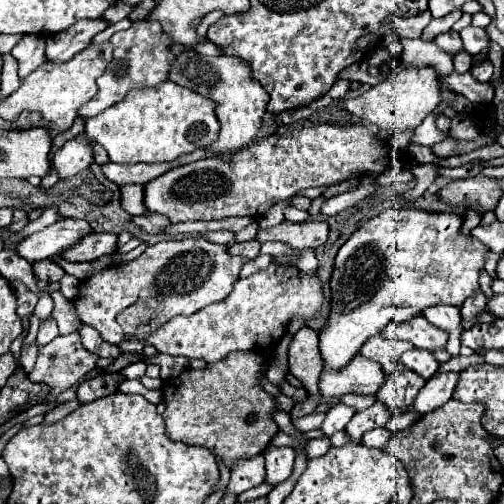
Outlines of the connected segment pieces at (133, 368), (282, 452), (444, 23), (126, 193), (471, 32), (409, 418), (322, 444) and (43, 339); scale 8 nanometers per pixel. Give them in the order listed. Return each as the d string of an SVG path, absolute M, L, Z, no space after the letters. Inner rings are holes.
M138 360L138 362L130 364L130 366L126 366L126 368L122 370L122 374L128 376L128 378L142 378L142 376L146 374L146 362Z
M274 446L264 452L264 458L266 458L266 482L268 484L276 486L290 476L292 464L294 464L294 448Z
M456 10L456 12L450 12L448 16L444 16L444 18L434 18L434 20L430 22L430 26L422 32L422 38L420 38L420 40L424 40L424 42L434 42L434 38L436 38L438 34L448 32L448 30L452 28L452 24L454 24L460 16L462 16L462 12Z
M132 184L132 186L122 186L120 190L122 190L122 206L126 212L130 212L132 216L148 214L144 204L144 186Z
M468 26L468 28L464 28L464 30L460 32L460 36L462 36L462 42L464 42L464 50L470 52L470 54L474 54L474 50L482 52L482 50L488 46L488 42L490 42L486 28Z
M414 410L406 413L393 414L385 428L388 428L392 433L396 433L416 422L420 416L421 414Z
M316 438L316 440L308 442L306 454L308 454L308 458L318 458L318 456L326 454L328 448L330 448L330 440L328 438Z
M54 318L42 320L42 322L40 322L40 330L38 330L38 344L42 344L42 346L44 346L44 344L52 342L56 336L58 336L56 320L54 320Z

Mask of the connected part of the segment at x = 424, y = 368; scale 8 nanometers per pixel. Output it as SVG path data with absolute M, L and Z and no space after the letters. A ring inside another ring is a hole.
M412 348L408 350L404 356L402 356L402 364L410 370L414 370L416 374L420 374L422 378L430 378L436 370L438 370L438 360L434 358L434 354L430 350L418 350L418 348Z

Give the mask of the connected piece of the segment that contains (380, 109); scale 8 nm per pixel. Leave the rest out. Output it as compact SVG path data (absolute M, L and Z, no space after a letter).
M418 66L418 68L404 68L384 82L372 86L368 92L342 102L340 108L380 126L388 128L392 134L400 134L408 128L416 128L442 100L440 90L440 72L434 66Z

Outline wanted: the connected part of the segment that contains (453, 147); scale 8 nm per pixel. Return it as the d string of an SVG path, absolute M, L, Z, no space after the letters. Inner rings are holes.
M448 136L446 140L434 144L434 146L432 146L432 152L434 152L434 156L438 156L438 158L456 156L456 154L458 154L458 140L454 140L452 136Z

